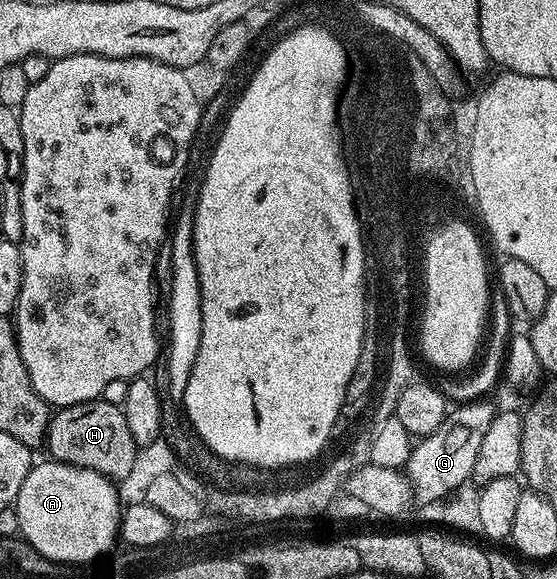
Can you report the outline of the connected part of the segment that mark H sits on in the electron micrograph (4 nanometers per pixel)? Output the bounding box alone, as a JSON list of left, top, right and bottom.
[44,398,138,481]

